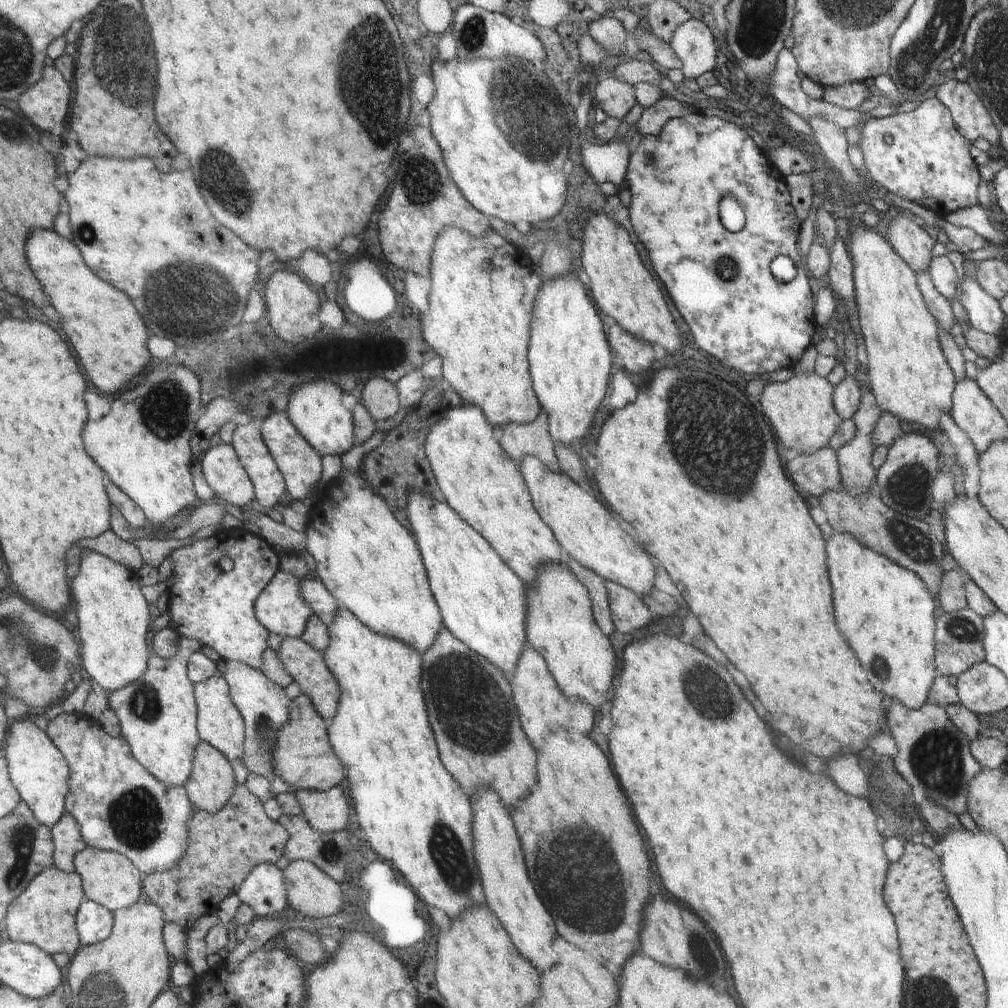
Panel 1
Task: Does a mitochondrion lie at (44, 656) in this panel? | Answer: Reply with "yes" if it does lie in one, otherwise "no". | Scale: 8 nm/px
yes

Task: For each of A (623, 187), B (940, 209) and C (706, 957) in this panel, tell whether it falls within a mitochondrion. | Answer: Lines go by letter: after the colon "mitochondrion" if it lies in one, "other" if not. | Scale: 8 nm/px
A: other
B: other
C: mitochondrion

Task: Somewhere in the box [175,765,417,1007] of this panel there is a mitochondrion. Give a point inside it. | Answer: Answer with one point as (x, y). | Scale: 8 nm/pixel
(328, 851)

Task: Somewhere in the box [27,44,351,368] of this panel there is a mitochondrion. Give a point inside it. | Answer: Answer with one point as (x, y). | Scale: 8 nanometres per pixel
(188, 294)

